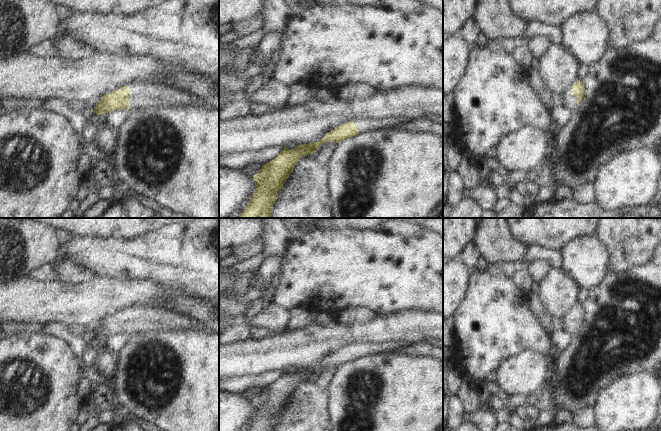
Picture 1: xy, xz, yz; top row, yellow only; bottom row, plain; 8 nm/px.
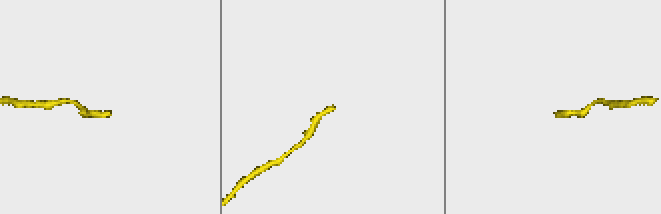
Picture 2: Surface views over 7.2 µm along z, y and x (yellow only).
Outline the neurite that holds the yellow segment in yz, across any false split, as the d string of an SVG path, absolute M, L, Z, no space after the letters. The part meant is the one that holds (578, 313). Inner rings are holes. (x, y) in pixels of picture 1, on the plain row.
M578 304L570 313L563 319L564 329L570 333L576 332L584 321L585 312L582 305Z

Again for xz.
M361 342L335 351L318 366L297 369L292 374L284 372L276 382L264 388L260 395L253 400L257 406L257 411L245 431L273 431L277 424L277 415L282 413L298 385L306 379L316 377L322 368L331 365L339 367L346 362L357 359L359 356L387 353L389 350L405 345L410 345L410 343L371 344Z

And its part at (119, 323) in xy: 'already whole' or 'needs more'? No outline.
needs more

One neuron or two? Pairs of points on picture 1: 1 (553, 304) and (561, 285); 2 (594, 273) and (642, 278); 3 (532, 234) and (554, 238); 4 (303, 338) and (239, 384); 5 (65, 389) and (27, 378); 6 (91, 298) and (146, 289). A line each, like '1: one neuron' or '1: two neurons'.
1: one neuron
2: two neurons
3: one neuron
4: two neurons
5: one neuron
6: one neuron

